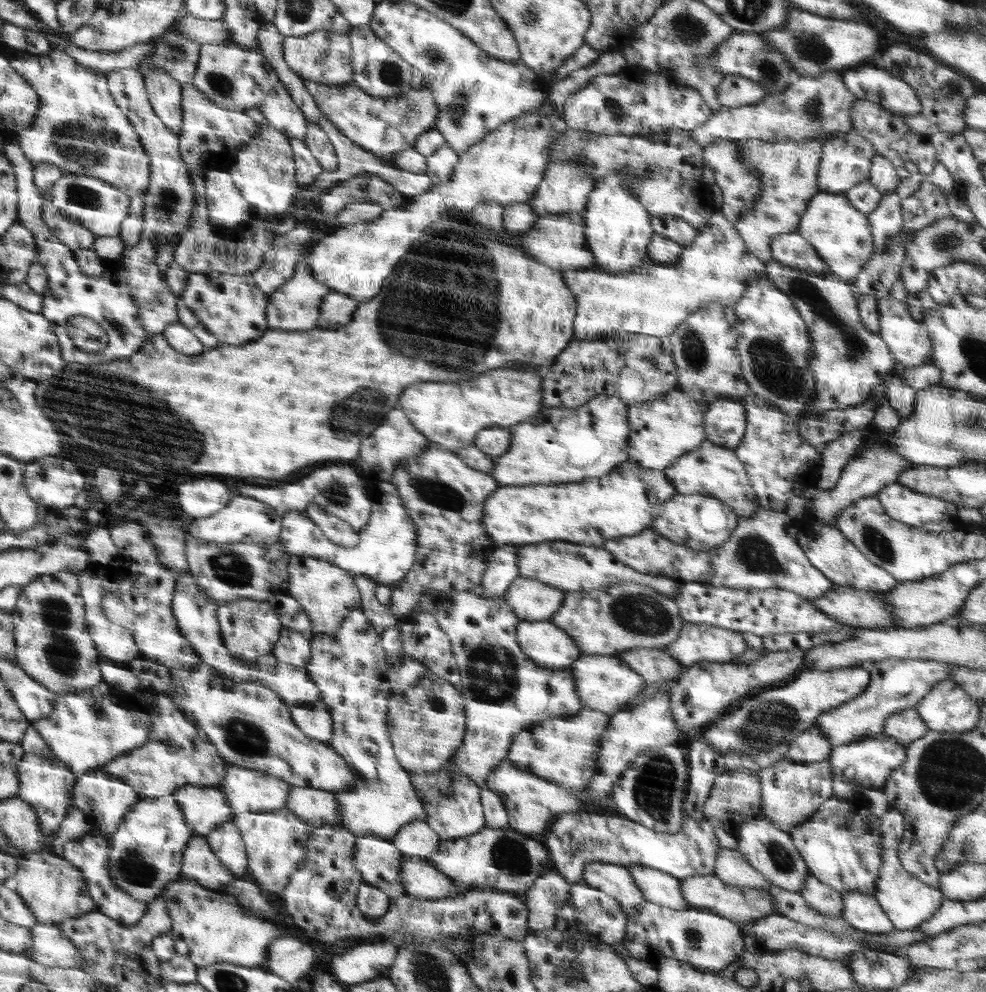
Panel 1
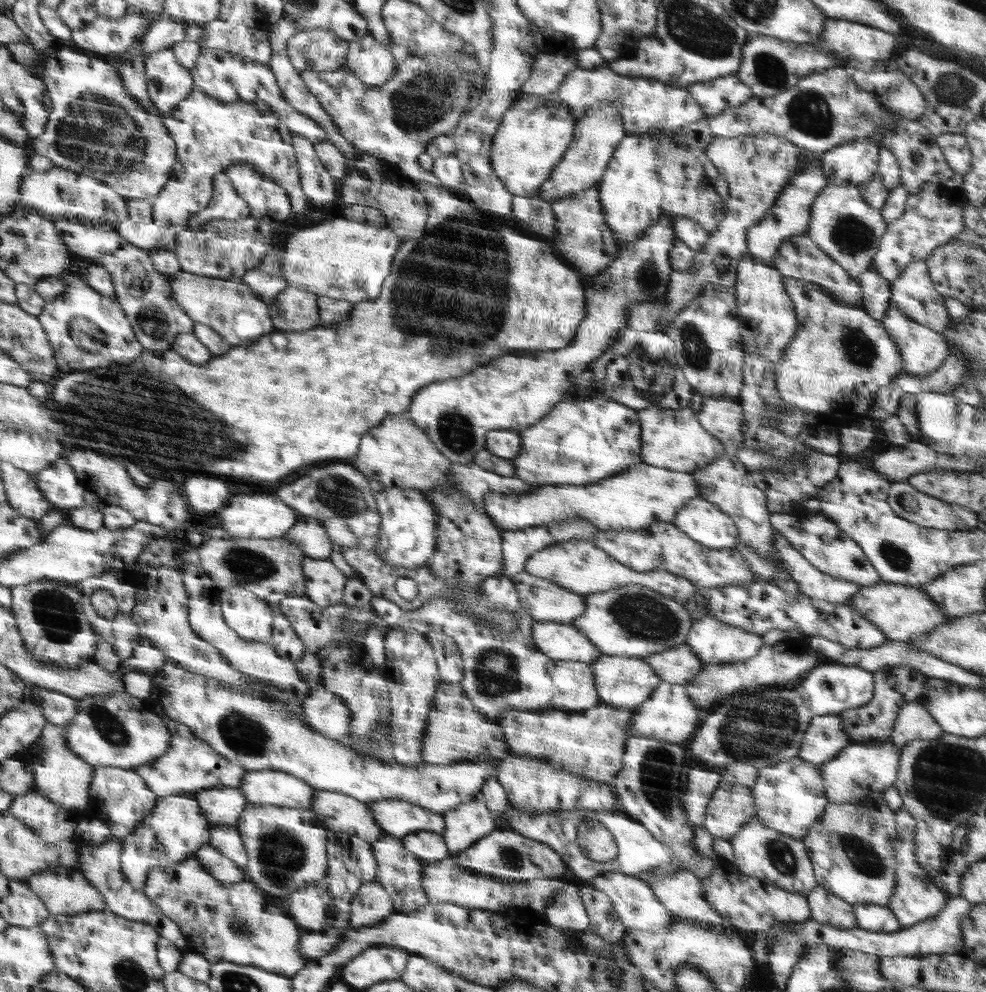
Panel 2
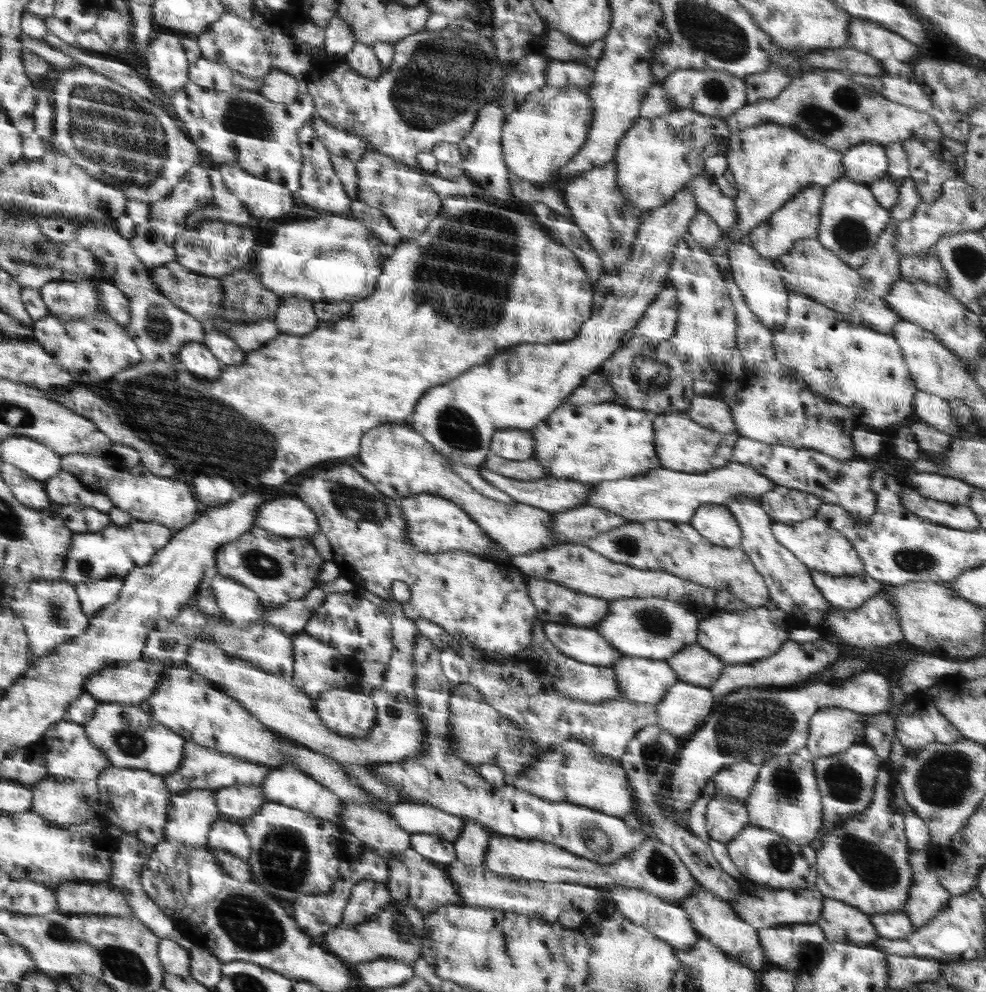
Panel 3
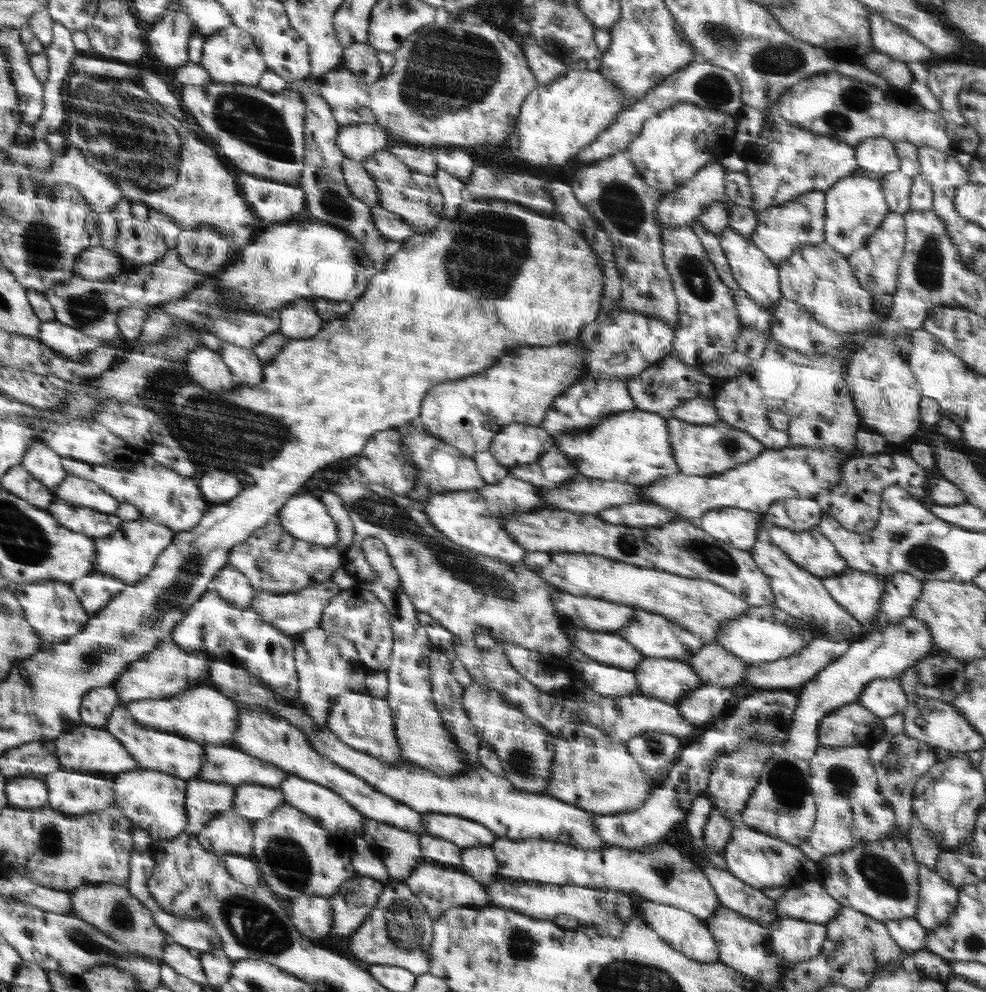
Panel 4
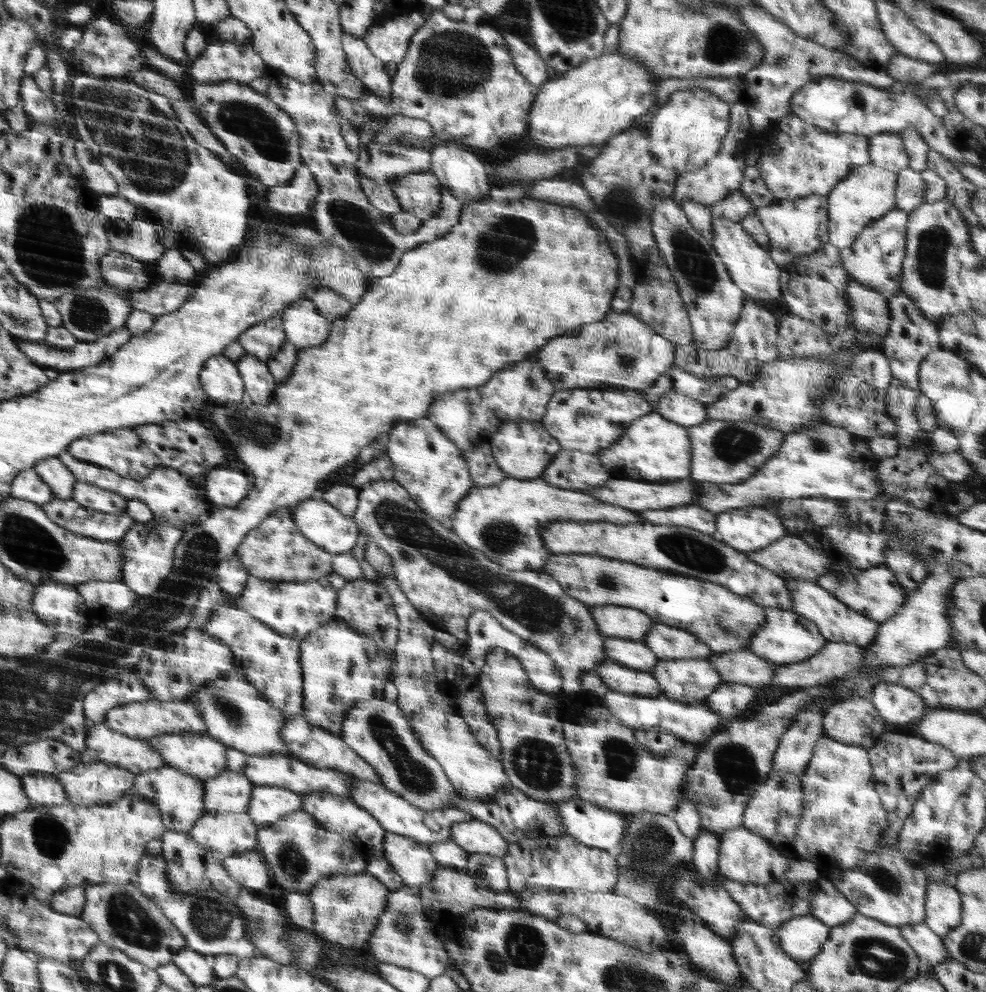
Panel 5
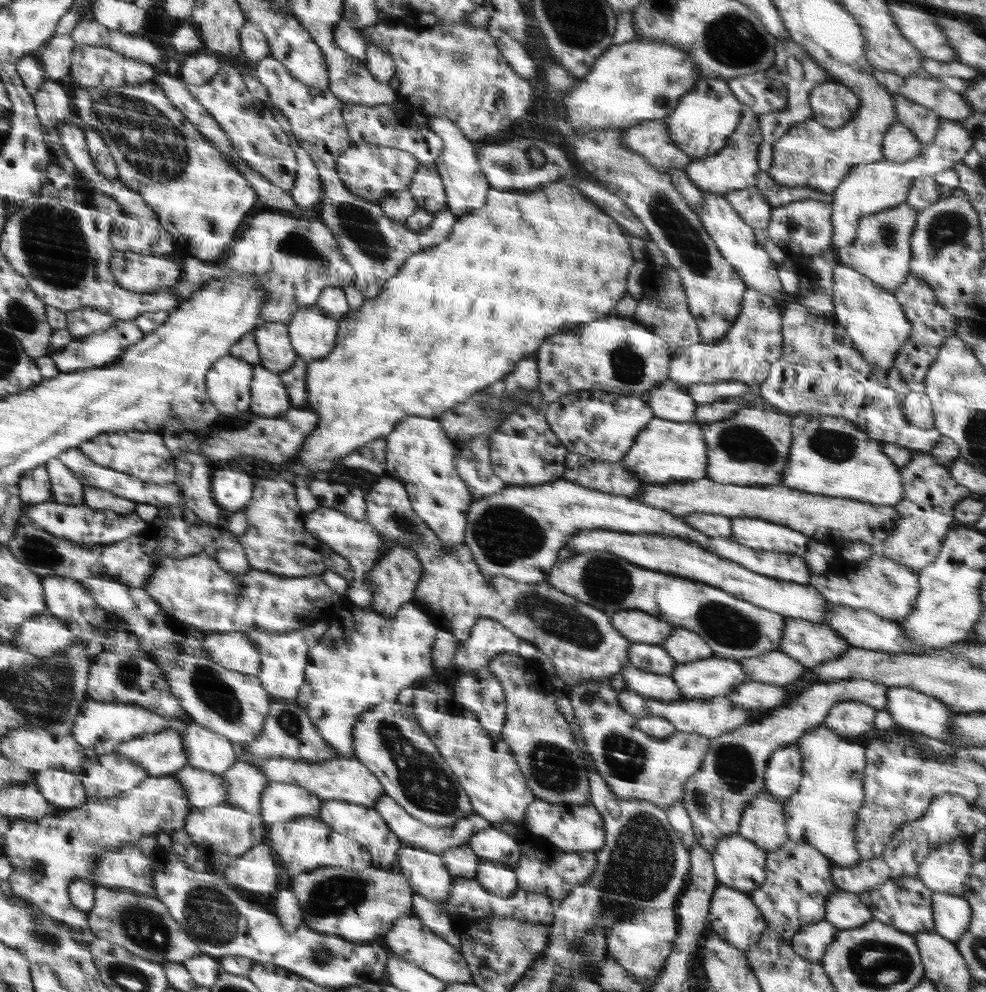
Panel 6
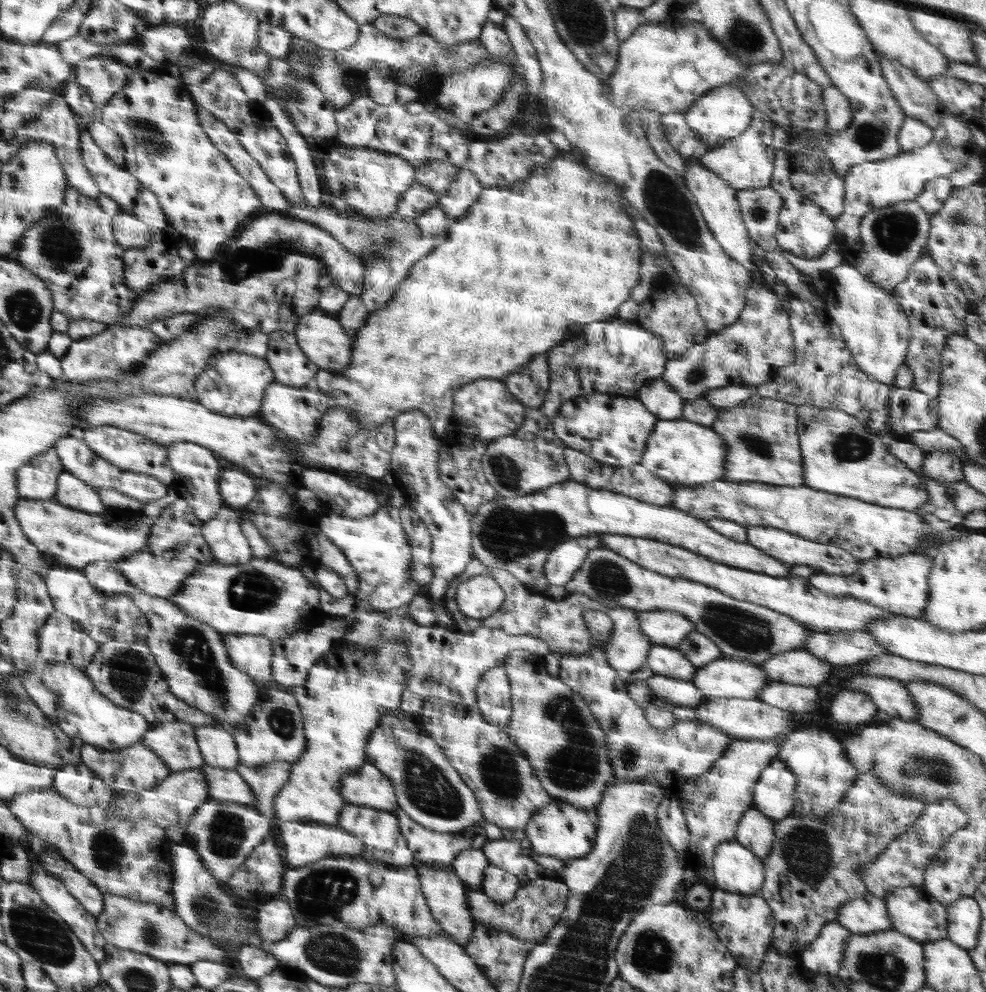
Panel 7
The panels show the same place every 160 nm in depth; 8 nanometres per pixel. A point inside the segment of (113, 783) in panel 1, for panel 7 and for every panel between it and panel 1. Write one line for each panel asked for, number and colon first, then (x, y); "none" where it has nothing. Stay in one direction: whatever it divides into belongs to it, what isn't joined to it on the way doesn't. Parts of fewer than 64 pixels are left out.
2: (119, 797)
3: (137, 801)
4: (155, 801)
5: (179, 797)
6: (204, 789)
7: (223, 784)

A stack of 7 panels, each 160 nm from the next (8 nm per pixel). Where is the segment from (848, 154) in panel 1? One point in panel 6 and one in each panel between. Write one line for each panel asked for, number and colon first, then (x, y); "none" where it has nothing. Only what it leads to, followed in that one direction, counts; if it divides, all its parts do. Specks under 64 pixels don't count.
2: (854, 163)
3: (866, 163)
4: (875, 157)
5: (886, 150)
6: (899, 144)

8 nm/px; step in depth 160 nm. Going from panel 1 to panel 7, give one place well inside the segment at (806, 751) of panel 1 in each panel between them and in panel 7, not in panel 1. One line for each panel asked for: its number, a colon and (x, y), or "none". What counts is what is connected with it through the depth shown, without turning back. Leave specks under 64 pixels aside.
2: (825, 737)
3: (832, 731)
4: (852, 725)
5: (855, 721)
6: (848, 719)
7: (849, 707)

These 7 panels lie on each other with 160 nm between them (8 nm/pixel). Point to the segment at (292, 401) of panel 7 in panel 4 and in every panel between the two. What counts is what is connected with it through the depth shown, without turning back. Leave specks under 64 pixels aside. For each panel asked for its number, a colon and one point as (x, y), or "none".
4: (243, 362)
5: (260, 384)
6: (269, 398)

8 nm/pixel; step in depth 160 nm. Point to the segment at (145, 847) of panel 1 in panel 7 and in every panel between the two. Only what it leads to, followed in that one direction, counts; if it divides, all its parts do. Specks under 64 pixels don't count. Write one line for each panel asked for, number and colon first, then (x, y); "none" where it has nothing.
2: (175, 829)
3: (193, 813)
4: (206, 800)
5: (231, 792)
6: (246, 784)
7: (266, 781)

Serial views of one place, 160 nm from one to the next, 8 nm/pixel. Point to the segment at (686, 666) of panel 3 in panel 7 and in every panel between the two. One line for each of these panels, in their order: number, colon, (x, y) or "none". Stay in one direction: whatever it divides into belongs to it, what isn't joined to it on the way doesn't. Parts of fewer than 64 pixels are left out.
4: (712, 663)
5: (742, 667)
6: (776, 668)
7: (797, 667)

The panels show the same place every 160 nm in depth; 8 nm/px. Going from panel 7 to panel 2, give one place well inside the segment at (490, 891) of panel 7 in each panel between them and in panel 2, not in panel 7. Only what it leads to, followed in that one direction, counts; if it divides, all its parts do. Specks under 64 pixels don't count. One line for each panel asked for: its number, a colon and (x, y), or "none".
2: (469, 823)
3: (471, 846)
4: (480, 862)
5: (489, 871)
6: (499, 879)

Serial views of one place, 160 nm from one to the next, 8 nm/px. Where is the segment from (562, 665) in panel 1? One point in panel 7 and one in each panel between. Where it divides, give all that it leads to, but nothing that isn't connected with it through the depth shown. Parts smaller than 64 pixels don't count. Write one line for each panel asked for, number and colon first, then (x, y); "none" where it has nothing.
2: (559, 641)
3: (584, 644)
4: (605, 647)
5: (636, 654)
6: (652, 658)
7: (664, 660)

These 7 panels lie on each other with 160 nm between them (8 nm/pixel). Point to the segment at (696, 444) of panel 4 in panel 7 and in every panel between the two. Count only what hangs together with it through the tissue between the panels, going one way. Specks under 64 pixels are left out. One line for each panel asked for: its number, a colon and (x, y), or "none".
5: (728, 452)
6: (752, 447)
7: (761, 434)

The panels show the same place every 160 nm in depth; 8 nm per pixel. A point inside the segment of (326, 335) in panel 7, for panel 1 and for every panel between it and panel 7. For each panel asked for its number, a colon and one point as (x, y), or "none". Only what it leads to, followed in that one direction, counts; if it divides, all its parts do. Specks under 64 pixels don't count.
1: (296, 306)
2: (294, 309)
3: (295, 316)
4: (302, 321)
5: (304, 324)
6: (312, 332)

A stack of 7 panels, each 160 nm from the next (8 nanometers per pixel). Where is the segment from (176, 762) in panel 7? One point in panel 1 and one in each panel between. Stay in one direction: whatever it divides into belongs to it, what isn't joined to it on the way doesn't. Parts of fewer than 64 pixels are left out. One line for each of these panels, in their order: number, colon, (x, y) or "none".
1: (47, 785)
2: (60, 775)
3: (69, 753)
4: (92, 749)
5: (137, 755)
6: (164, 753)

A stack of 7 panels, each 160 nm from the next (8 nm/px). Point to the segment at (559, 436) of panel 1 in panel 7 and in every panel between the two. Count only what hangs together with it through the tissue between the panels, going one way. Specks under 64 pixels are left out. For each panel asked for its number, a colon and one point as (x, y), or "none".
2: (580, 443)
3: (591, 443)
4: (633, 446)
5: (654, 449)
6: (664, 451)
7: (682, 452)

